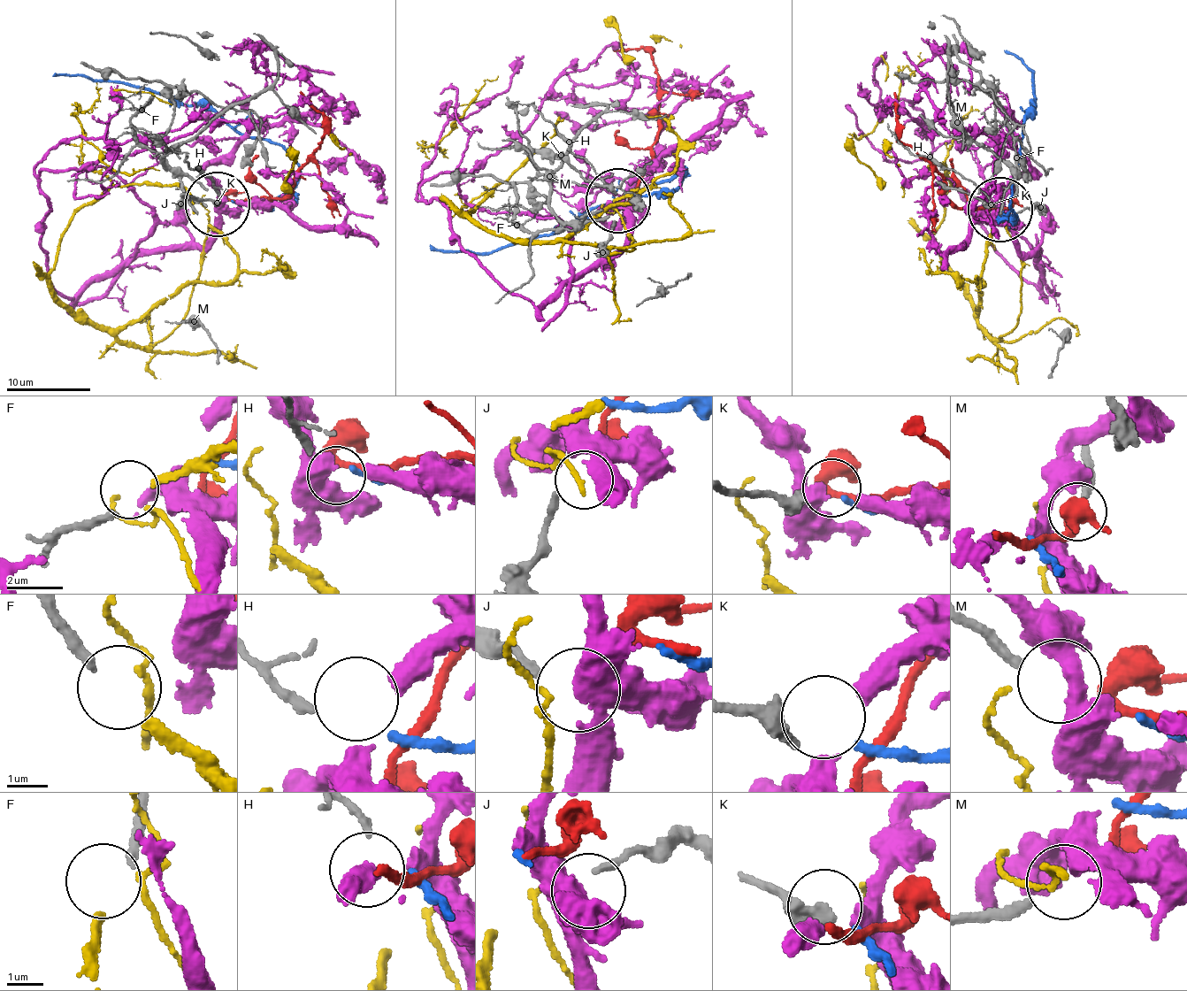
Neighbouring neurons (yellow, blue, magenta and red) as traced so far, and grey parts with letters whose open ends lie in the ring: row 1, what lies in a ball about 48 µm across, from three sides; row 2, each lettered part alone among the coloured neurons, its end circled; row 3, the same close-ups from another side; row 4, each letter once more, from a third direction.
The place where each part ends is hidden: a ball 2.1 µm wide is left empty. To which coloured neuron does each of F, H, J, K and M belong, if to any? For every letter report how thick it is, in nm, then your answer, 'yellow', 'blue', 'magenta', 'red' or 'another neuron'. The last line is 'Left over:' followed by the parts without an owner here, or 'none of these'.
F: 240 nm thick; yellow
H: 200 nm thick; another neuron
J: 220 nm thick; another neuron
K: 420 nm thick; blue
M: 280 nm thick; red
Left over: H, J

